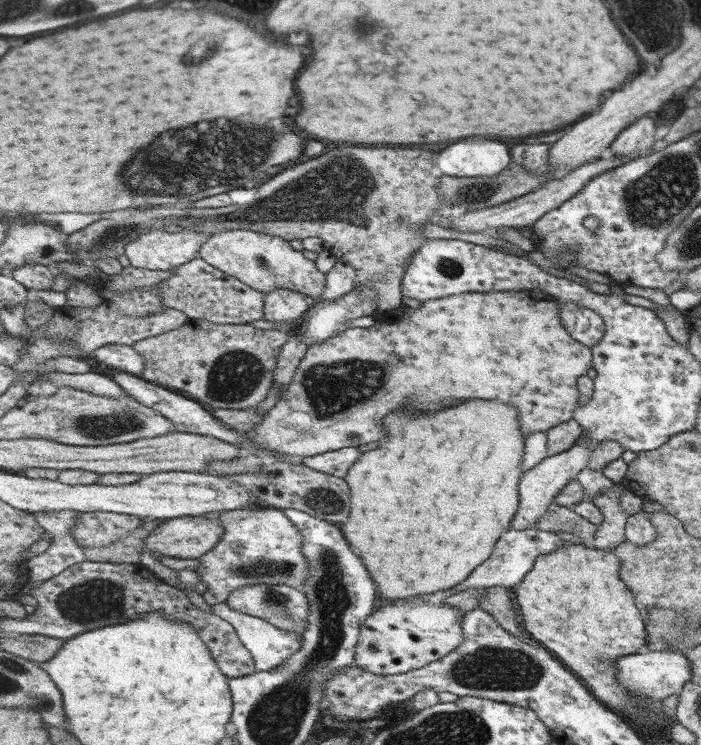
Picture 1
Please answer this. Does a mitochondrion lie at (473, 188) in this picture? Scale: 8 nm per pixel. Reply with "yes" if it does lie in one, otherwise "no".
yes

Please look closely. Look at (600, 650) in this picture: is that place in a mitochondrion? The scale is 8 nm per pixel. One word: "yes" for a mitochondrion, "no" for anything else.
no

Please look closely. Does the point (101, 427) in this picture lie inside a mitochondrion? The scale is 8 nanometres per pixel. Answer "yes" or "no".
yes

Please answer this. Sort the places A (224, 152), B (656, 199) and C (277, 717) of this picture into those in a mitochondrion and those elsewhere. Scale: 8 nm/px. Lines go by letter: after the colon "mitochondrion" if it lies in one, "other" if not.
A: mitochondrion
B: mitochondrion
C: mitochondrion

